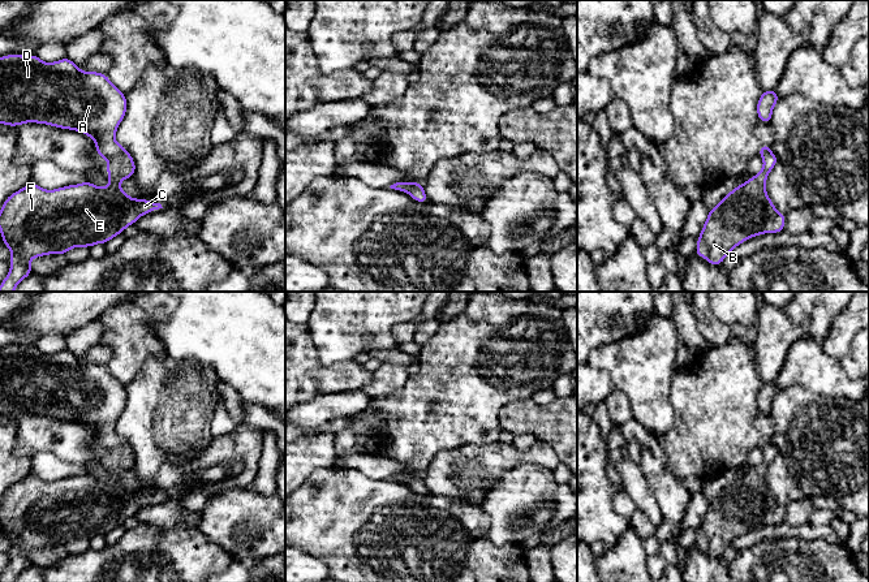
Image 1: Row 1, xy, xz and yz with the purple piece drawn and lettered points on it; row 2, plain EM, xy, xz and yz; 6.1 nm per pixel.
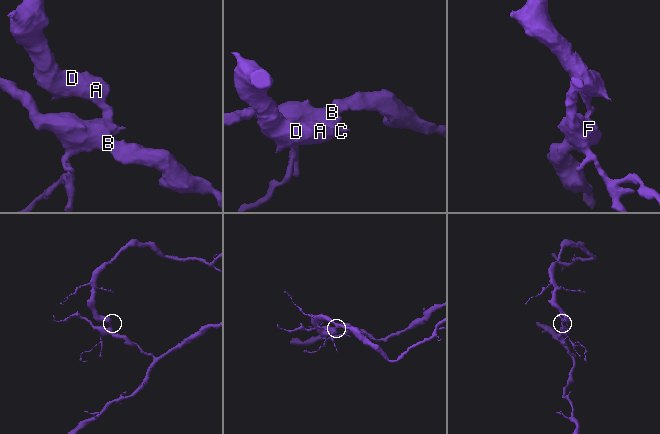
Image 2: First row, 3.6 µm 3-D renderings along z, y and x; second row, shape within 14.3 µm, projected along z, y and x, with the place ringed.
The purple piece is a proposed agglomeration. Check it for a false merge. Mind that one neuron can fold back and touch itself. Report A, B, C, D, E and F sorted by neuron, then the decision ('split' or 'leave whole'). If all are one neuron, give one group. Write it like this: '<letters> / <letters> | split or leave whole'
A D / B C E F | split

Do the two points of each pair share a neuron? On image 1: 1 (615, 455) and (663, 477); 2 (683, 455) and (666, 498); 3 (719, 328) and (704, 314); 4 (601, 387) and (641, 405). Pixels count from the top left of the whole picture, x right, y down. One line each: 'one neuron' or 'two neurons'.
1: two neurons
2: two neurons
3: one neuron
4: two neurons

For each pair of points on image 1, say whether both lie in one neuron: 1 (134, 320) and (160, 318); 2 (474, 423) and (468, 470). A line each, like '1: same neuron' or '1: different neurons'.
1: different neurons
2: different neurons

